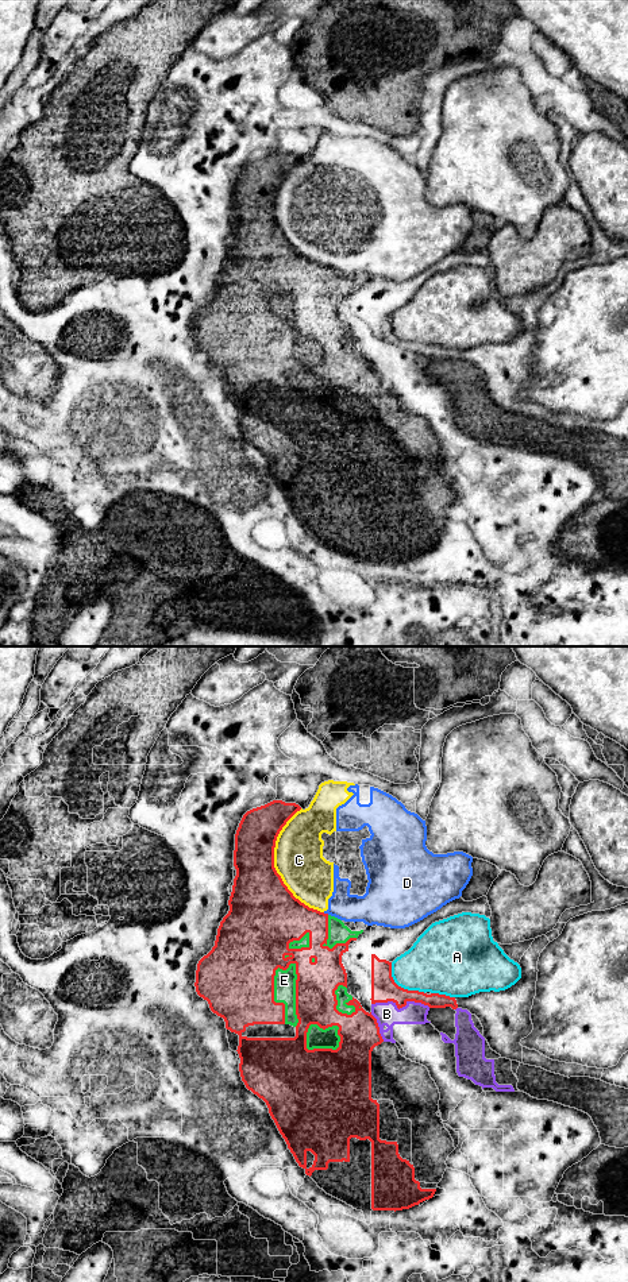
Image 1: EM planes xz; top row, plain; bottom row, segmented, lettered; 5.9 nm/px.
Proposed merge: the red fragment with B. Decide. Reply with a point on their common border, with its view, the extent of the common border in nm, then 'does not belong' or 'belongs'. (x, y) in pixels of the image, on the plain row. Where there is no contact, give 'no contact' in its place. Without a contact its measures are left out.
contact xz (401, 359); length 360 nm; does not belong

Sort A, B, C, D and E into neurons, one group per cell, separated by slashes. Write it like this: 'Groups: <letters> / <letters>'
Groups: A / B / C D / E

